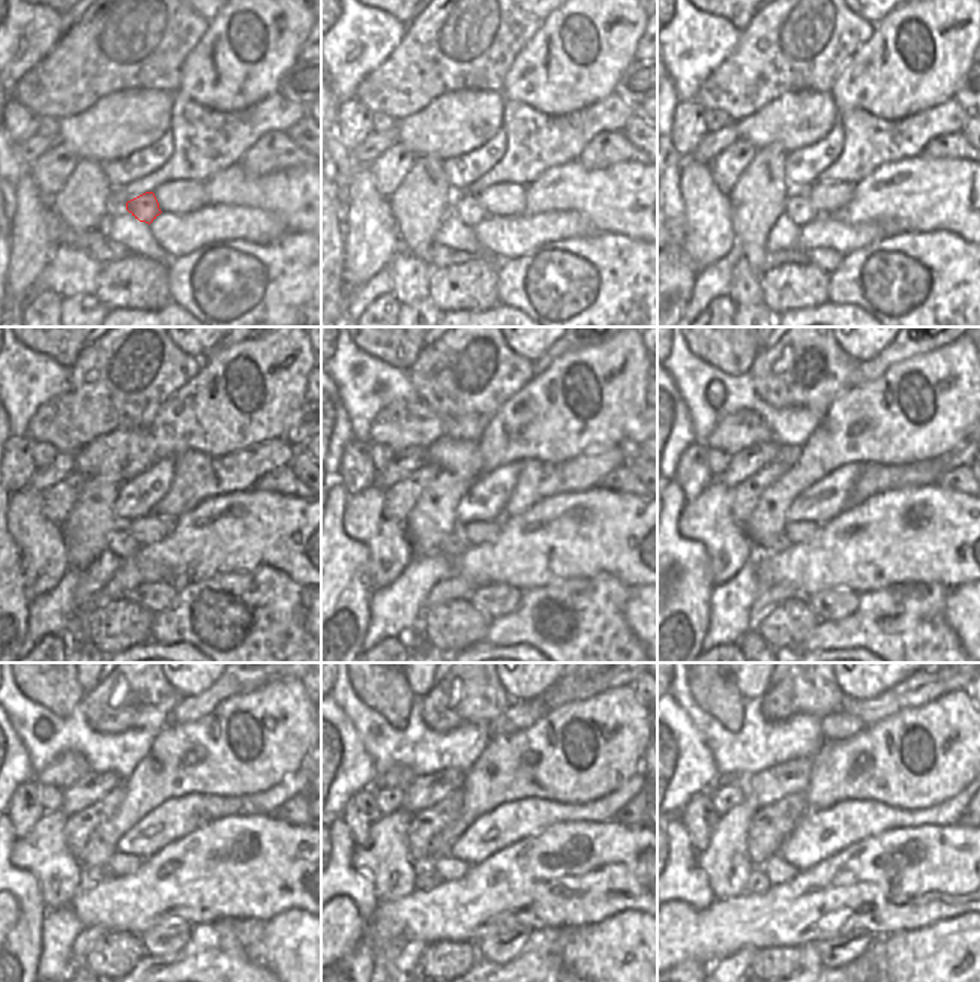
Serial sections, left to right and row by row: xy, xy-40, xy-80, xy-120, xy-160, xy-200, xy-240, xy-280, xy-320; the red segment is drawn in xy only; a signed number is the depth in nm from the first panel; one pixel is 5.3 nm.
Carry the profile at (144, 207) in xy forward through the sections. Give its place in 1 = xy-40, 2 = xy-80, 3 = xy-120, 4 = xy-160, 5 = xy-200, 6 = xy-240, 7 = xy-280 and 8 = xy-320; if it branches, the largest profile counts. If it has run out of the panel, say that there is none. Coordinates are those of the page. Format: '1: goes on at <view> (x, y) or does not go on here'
1: goes on at xy-40 (468, 209)
2: goes on at xy-80 (799, 207)
3: goes on at xy-120 (122, 543)
4: goes on at xy-160 (452, 546)
5: goes on at xy-200 (781, 541)
6: goes on at xy-240 (89, 877)
7: goes on at xy-280 (425, 879)
8: goes on at xy-320 (758, 882)

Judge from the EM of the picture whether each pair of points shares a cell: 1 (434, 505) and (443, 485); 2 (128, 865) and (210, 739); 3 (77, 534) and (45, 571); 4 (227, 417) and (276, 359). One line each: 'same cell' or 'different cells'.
1: same cell
2: different cells
3: different cells
4: same cell

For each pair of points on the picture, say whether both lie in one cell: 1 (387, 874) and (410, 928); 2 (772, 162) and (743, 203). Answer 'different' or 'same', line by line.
1: different
2: same

